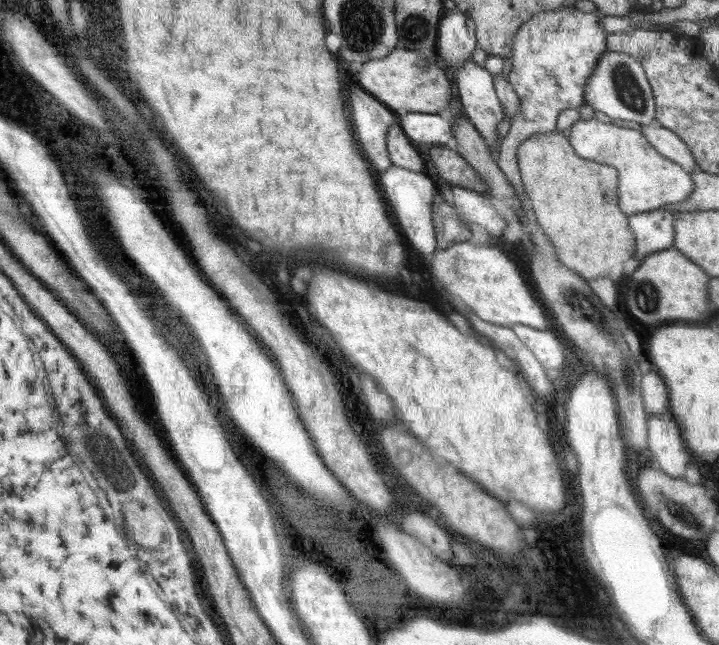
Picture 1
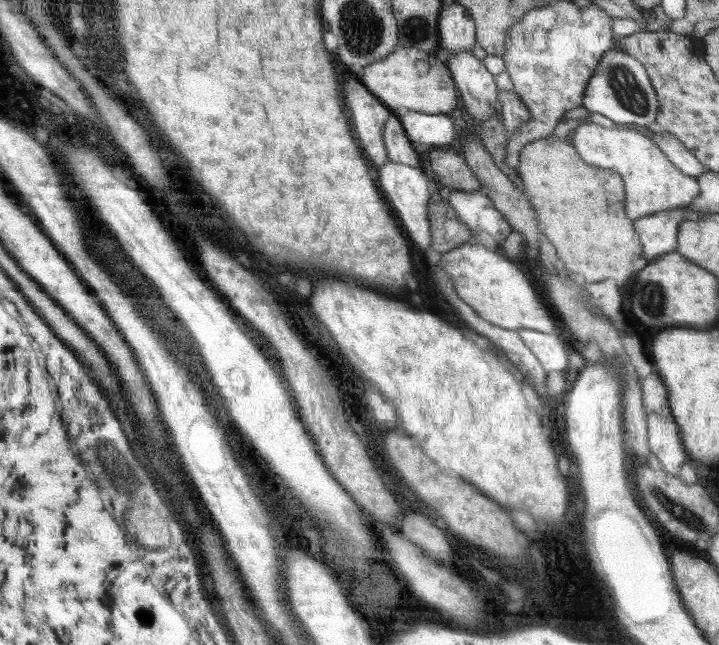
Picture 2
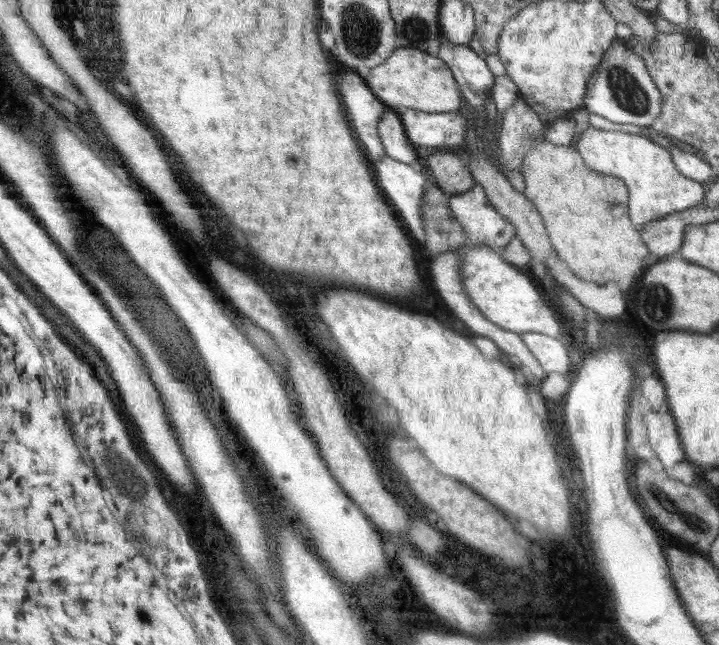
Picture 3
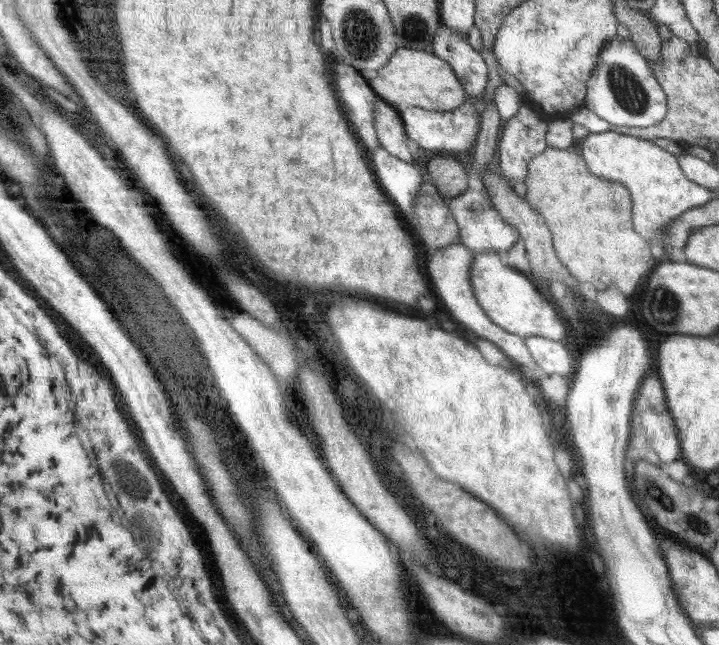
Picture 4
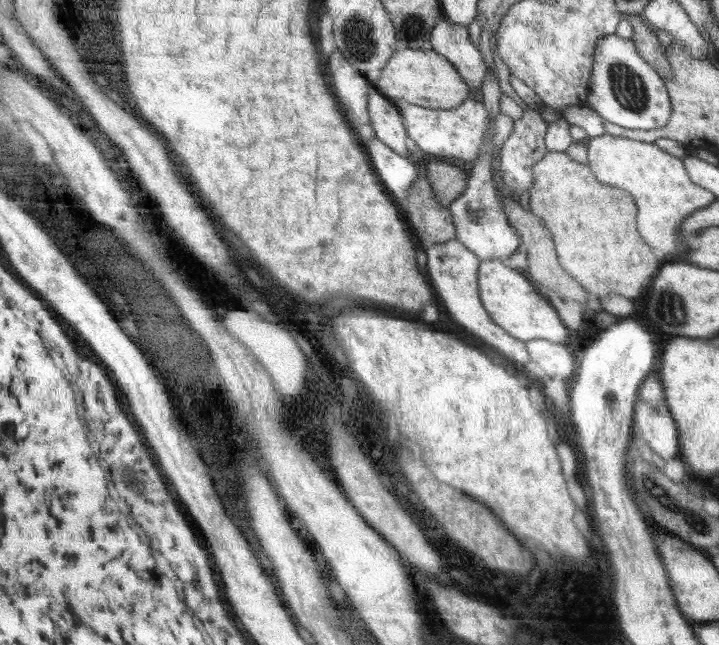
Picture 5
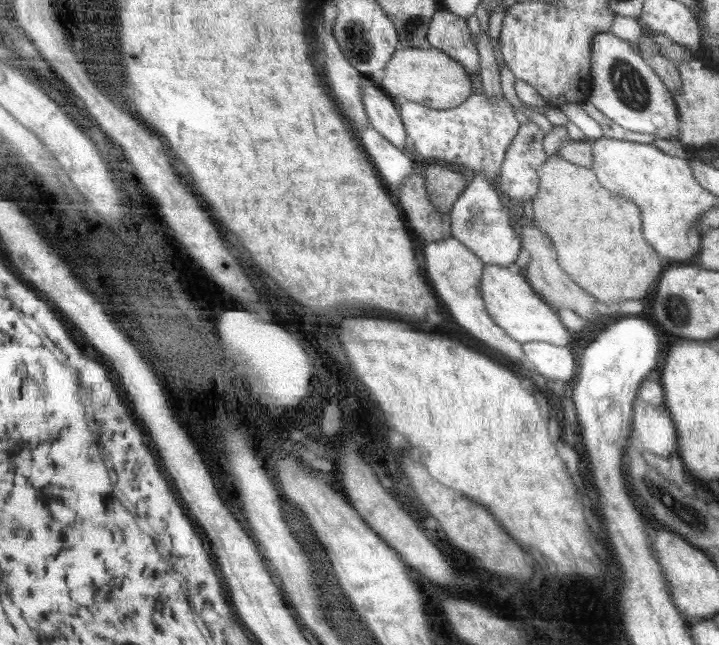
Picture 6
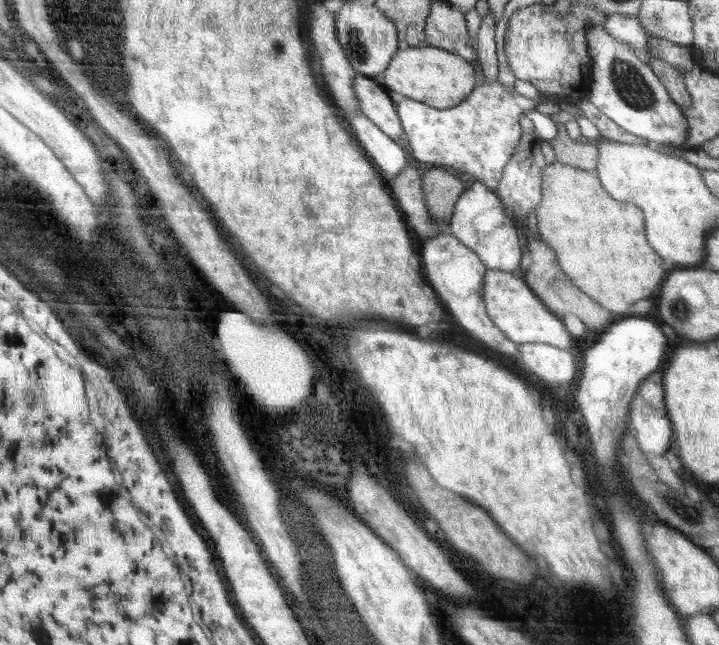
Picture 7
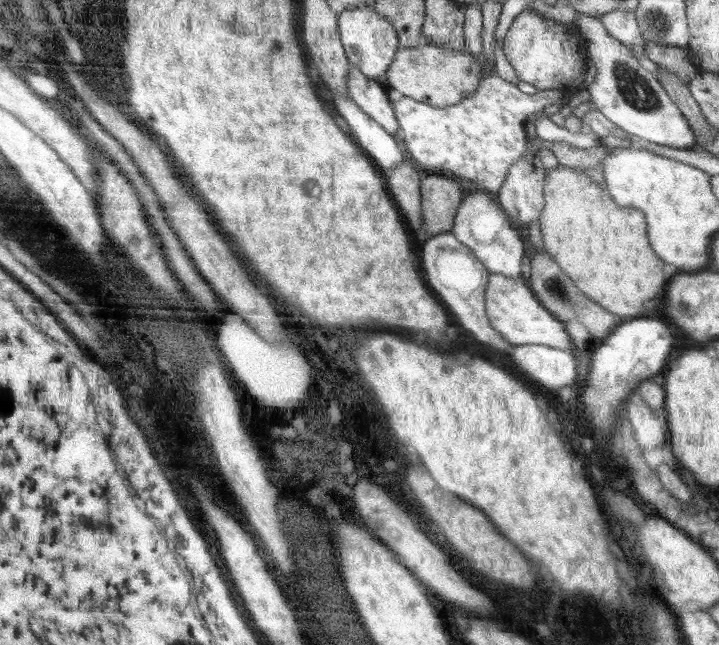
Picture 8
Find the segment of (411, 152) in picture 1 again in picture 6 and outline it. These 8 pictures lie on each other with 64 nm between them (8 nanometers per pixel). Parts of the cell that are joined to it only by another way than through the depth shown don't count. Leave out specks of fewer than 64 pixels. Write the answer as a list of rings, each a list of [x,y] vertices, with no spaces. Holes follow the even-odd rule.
[[[362,77],[359,85],[370,127],[382,133],[394,147],[404,150],[406,126],[400,122],[398,106],[374,81]]]

